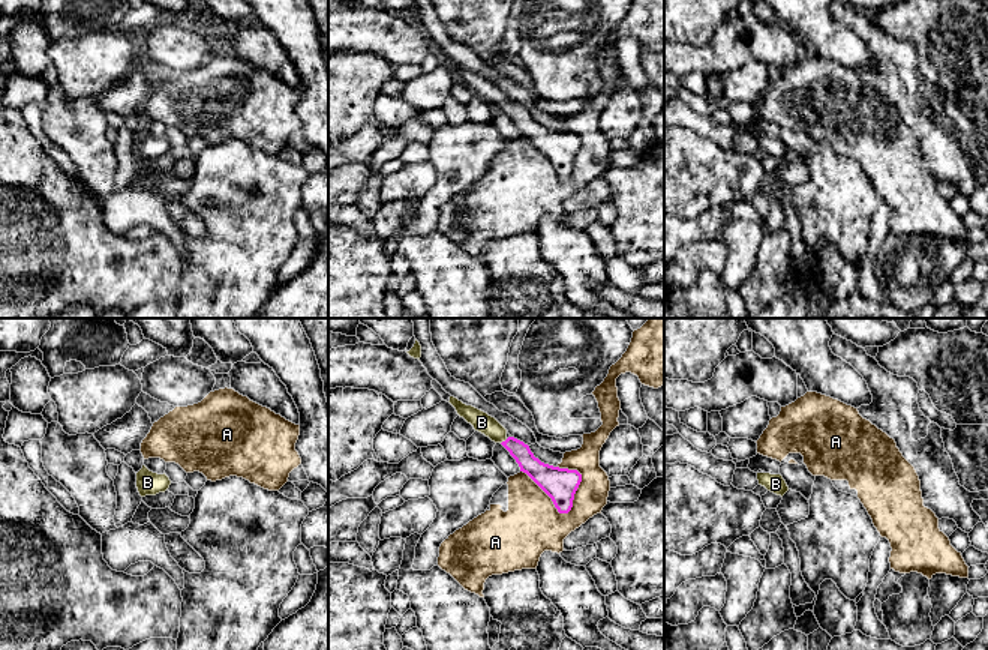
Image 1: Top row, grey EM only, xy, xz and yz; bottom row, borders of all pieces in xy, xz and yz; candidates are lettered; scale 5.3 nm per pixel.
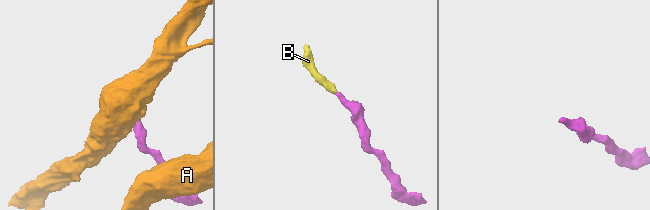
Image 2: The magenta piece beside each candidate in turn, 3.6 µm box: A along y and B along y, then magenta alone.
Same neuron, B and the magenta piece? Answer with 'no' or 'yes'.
yes

